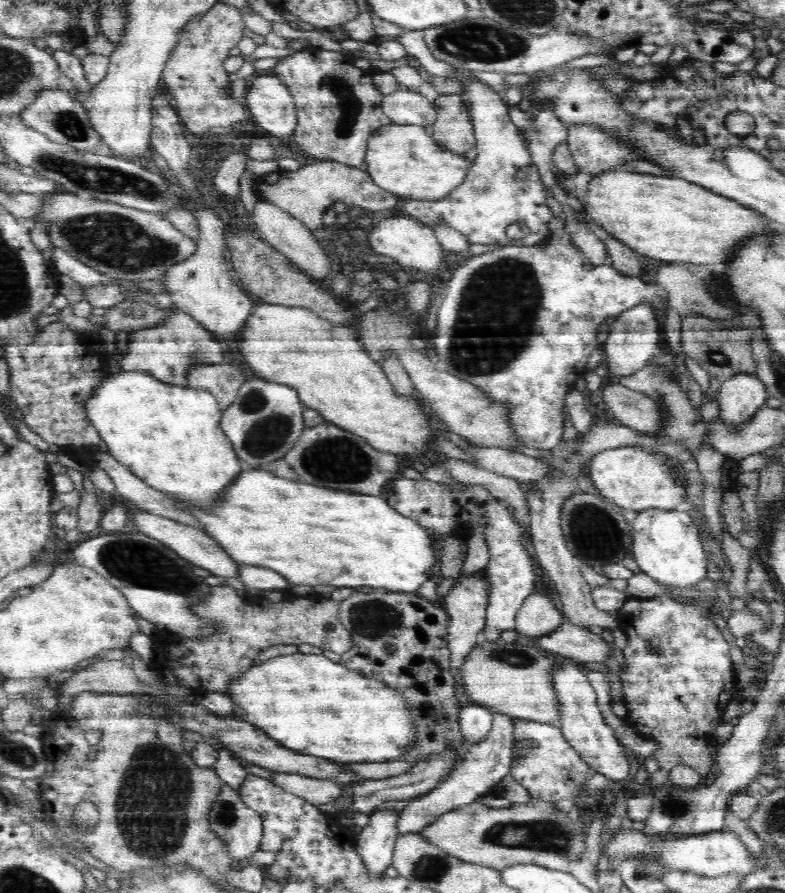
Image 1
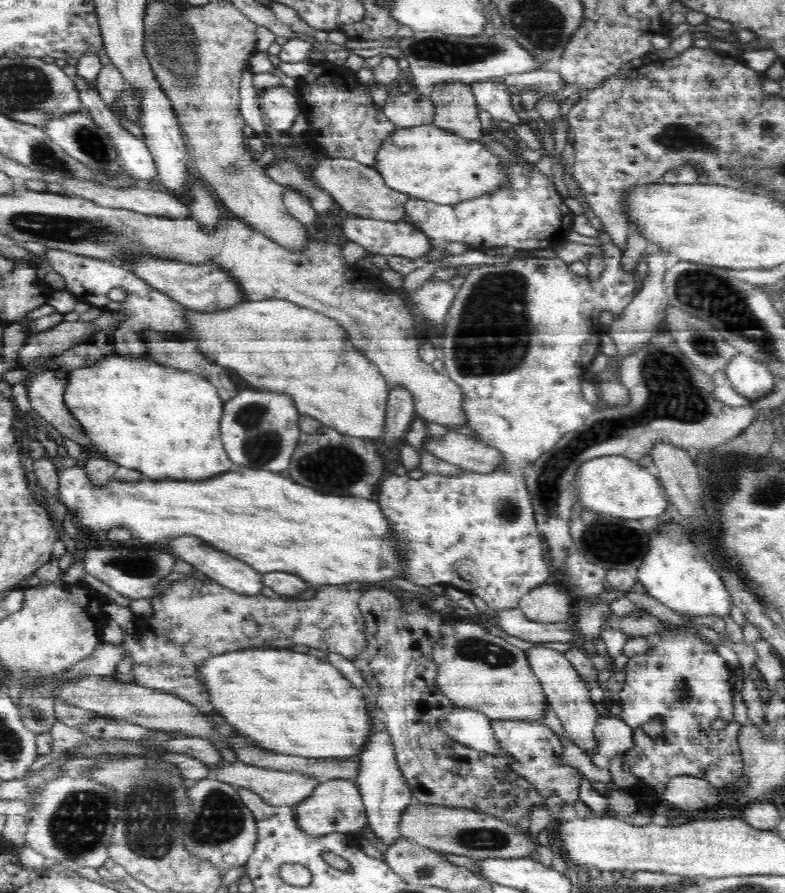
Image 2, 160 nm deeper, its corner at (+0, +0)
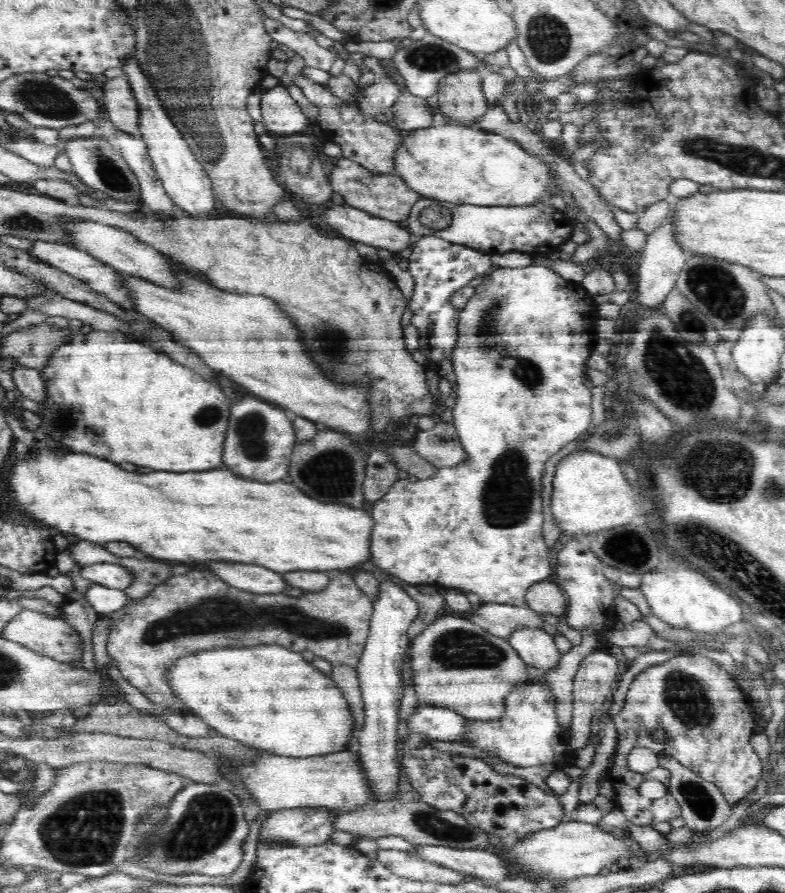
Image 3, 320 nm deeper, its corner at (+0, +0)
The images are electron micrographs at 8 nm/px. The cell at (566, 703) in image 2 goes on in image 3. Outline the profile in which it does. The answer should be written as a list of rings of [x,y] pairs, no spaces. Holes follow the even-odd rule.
[[[518,627],[506,639],[526,664],[538,666],[545,673],[554,668],[562,656],[554,646],[552,635],[538,627]]]

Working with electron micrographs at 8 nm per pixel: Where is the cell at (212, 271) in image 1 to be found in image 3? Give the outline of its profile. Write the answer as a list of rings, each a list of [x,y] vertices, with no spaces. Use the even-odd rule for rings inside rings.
[[[66,219],[64,227],[68,230],[69,236],[73,237],[75,247],[87,252],[96,260],[105,262],[122,275],[138,277],[168,288],[178,284],[174,278],[174,272],[176,272],[174,266],[170,266],[170,262],[166,262],[164,256],[160,256],[154,247],[138,240],[129,232],[105,224],[82,222],[80,219]]]

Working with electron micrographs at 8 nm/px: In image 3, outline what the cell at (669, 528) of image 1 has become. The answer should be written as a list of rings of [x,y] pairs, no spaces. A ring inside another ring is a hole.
[[[670,562],[670,566],[660,566],[656,572],[652,570],[646,574],[643,571],[640,590],[646,595],[651,614],[674,628],[688,628],[700,634],[722,635],[728,626],[744,620],[740,602],[728,594],[728,591],[718,583],[704,578],[700,571],[692,572],[690,568],[684,568],[676,562]]]

